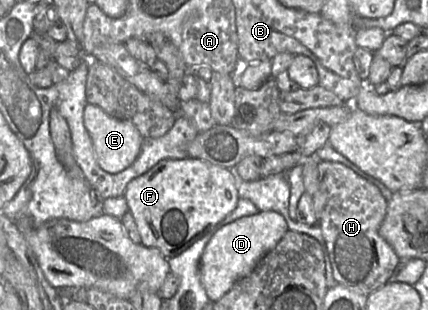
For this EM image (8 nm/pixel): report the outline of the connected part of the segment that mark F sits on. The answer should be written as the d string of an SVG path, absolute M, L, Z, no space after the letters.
M185 157L162 159L132 179L123 196L136 220L142 244L158 248L167 259L181 254L236 208L238 178L235 168Z

